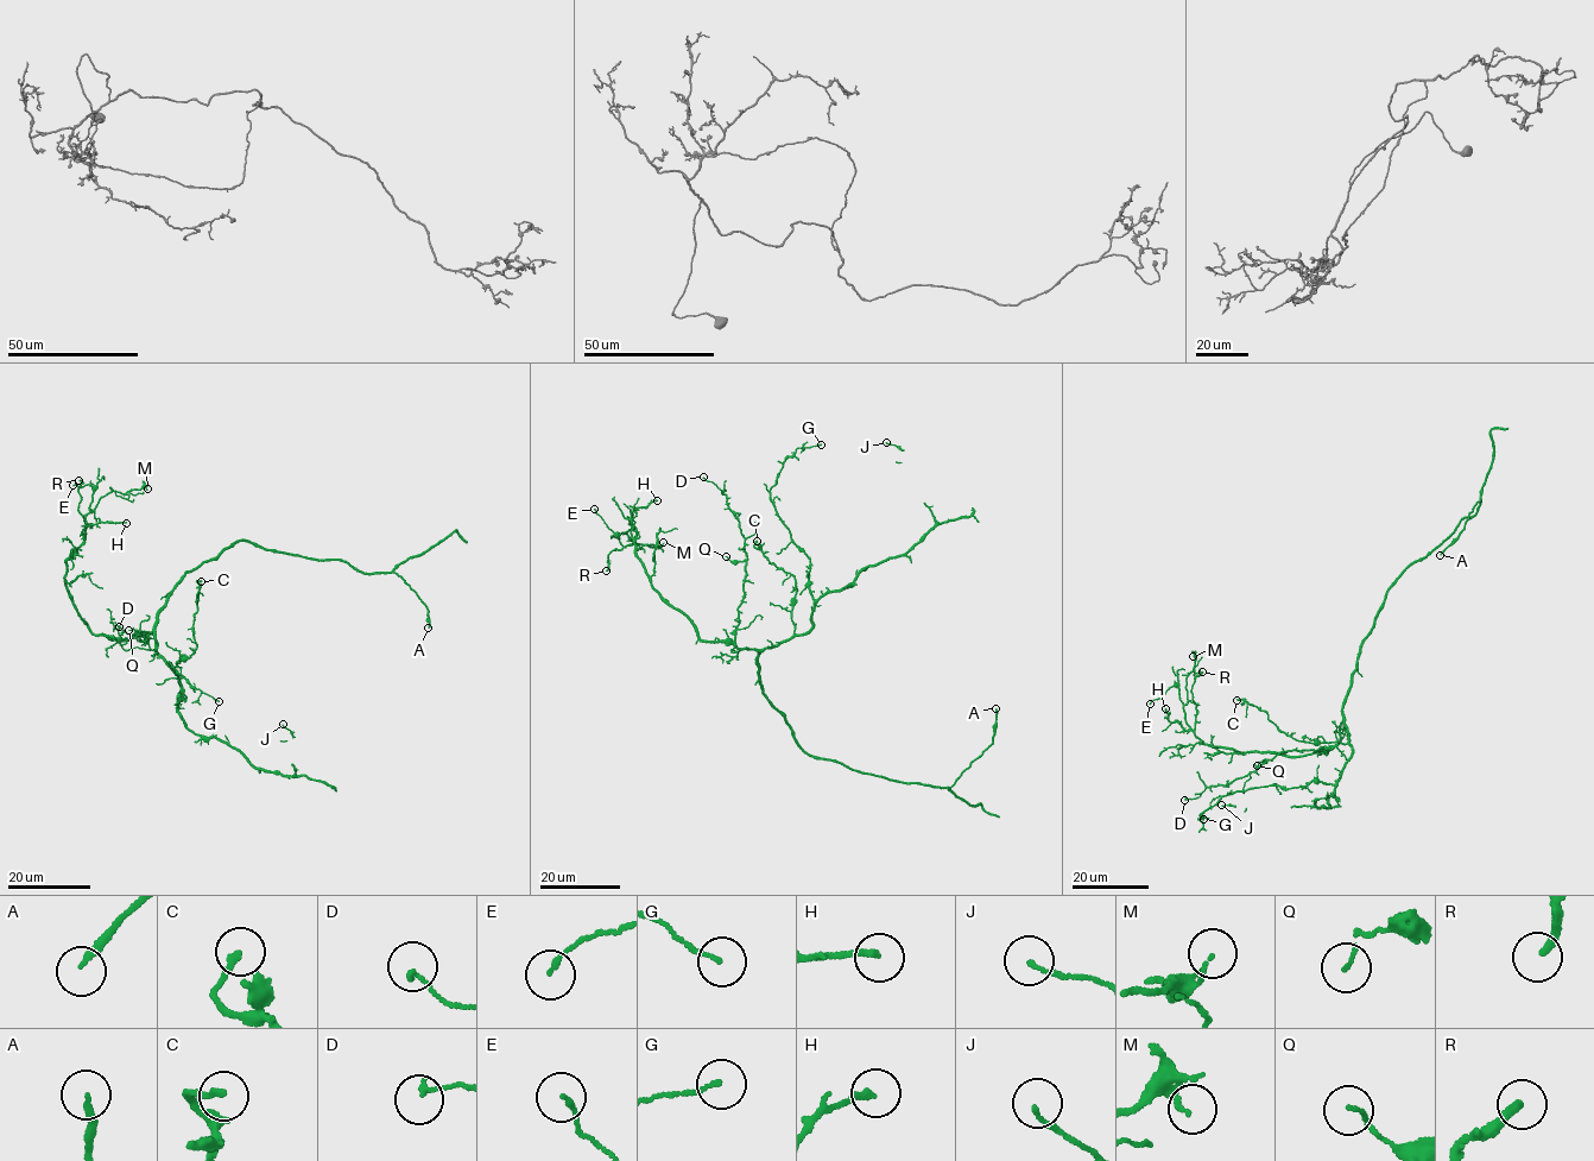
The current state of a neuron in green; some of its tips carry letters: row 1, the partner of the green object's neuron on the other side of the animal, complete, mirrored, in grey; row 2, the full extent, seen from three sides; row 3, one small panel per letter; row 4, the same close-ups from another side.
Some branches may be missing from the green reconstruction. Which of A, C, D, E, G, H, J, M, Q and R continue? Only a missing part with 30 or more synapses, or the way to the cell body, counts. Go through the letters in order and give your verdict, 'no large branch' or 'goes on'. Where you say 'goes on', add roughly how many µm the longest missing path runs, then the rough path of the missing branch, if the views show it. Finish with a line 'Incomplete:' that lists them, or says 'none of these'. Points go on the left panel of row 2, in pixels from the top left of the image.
A: goes on | 100 µm | (428, 628), (428, 696), (418, 706), (385, 720), (341, 725), (308, 718), (239, 681), (229, 670), (193, 657)
C: no large branch
D: no large branch
E: no large branch
G: no large branch
H: no large branch
J: no large branch
M: no large branch
Q: no large branch
R: no large branch
Incomplete: A

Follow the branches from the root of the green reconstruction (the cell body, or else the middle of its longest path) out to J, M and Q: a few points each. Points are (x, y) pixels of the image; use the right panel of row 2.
J: (1353, 674), (1342, 710), (1352, 751), (1335, 788), (1334, 795), (1339, 797), (1327, 799), (1332, 807), (1221, 805)
M: (1353, 674), (1340, 740), (1324, 753), (1240, 752), (1201, 743), (1187, 724), (1183, 707), (1193, 656)
Q: (1353, 674), (1343, 701), (1343, 720), (1338, 744), (1330, 749), (1281, 751), (1257, 765)

